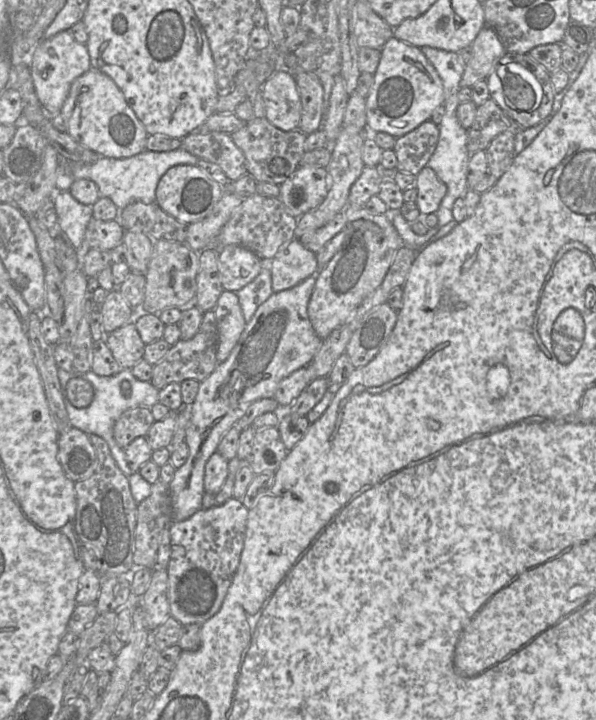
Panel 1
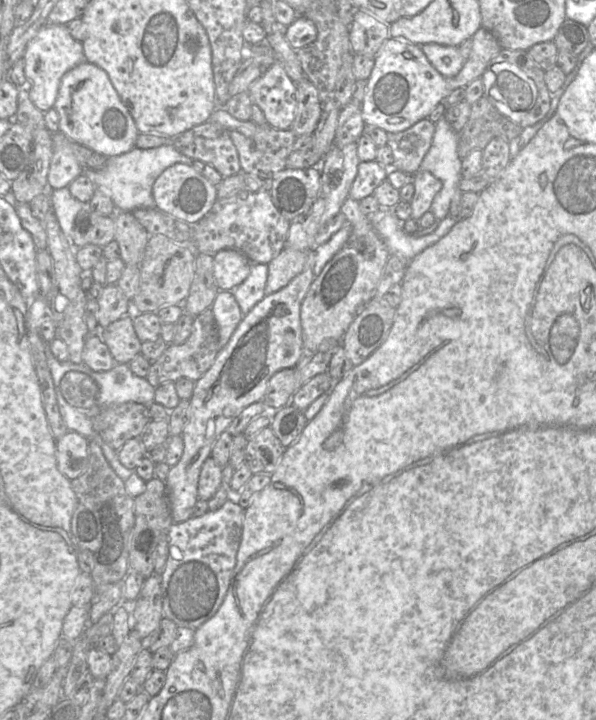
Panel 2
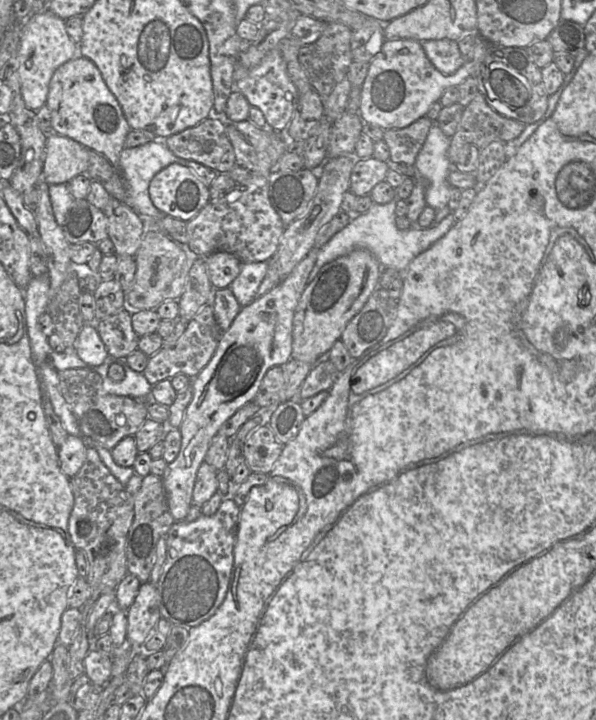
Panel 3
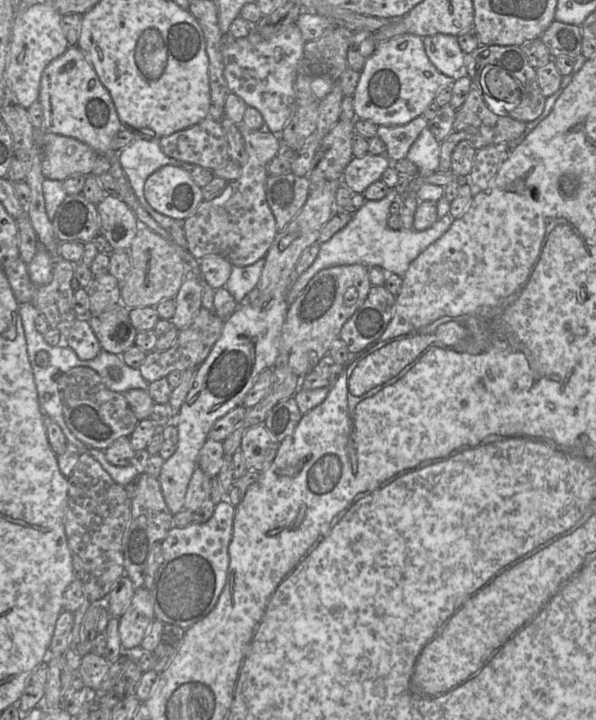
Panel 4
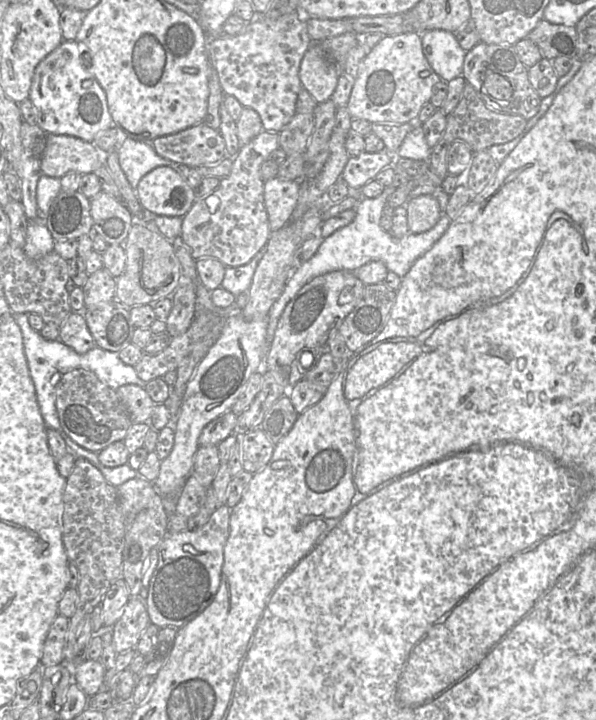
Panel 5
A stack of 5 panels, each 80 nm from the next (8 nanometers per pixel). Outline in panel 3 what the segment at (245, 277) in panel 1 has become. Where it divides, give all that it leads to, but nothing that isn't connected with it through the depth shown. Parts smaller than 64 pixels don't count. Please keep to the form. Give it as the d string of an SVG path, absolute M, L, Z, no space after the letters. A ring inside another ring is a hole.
M214 252L205 258L208 276L215 289L230 286L239 275L242 262L228 252Z

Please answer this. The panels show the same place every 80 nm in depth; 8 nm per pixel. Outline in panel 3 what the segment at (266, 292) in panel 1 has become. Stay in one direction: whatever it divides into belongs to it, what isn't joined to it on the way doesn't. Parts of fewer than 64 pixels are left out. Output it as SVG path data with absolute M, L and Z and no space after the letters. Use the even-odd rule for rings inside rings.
M268 262L242 263L239 275L229 288L241 307L250 305L257 298L257 291L268 269Z

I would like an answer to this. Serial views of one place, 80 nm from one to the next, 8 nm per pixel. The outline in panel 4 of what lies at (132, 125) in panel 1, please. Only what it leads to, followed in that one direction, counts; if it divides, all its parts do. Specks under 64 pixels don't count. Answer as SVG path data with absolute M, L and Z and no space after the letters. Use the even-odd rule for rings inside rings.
M70 45L61 56L51 61L44 69L40 82L40 92L38 101L40 102L43 108L44 130L46 132L76 138L79 141L84 142L85 144L90 146L97 154L106 157L110 163L111 174L115 181L115 193L108 195L118 196L130 207L141 226L149 228L150 230L154 231L159 236L161 236L163 239L165 239L170 244L170 246L178 253L178 255L185 262L188 263L188 270L196 269L196 262L199 260L194 259L188 251L188 249L183 249L182 247L180 247L172 238L169 231L163 229L153 219L153 217L142 207L137 197L135 196L130 182L121 167L117 151L111 149L111 141L113 137L121 130L121 128L123 128L118 118L118 114L113 103L112 97L100 81L96 71L88 61L85 54L79 47L77 47L77 45Z

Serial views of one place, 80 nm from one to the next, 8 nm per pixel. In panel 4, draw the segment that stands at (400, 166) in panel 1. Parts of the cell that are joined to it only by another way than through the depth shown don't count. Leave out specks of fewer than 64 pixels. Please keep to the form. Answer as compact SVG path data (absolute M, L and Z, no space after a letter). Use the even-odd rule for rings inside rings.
M418 116L405 125L377 127L377 136L386 144L387 157L393 161L405 159L407 154L424 128L428 120Z

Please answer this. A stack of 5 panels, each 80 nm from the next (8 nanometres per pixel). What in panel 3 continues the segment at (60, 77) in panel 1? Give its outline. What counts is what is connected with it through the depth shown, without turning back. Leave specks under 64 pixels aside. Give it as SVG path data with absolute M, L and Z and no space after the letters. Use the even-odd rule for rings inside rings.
M49 9L34 13L22 22L18 50L19 77L21 94L28 108L37 111L46 105L49 84L54 72L79 53L79 44L68 35L65 20L53 14Z

